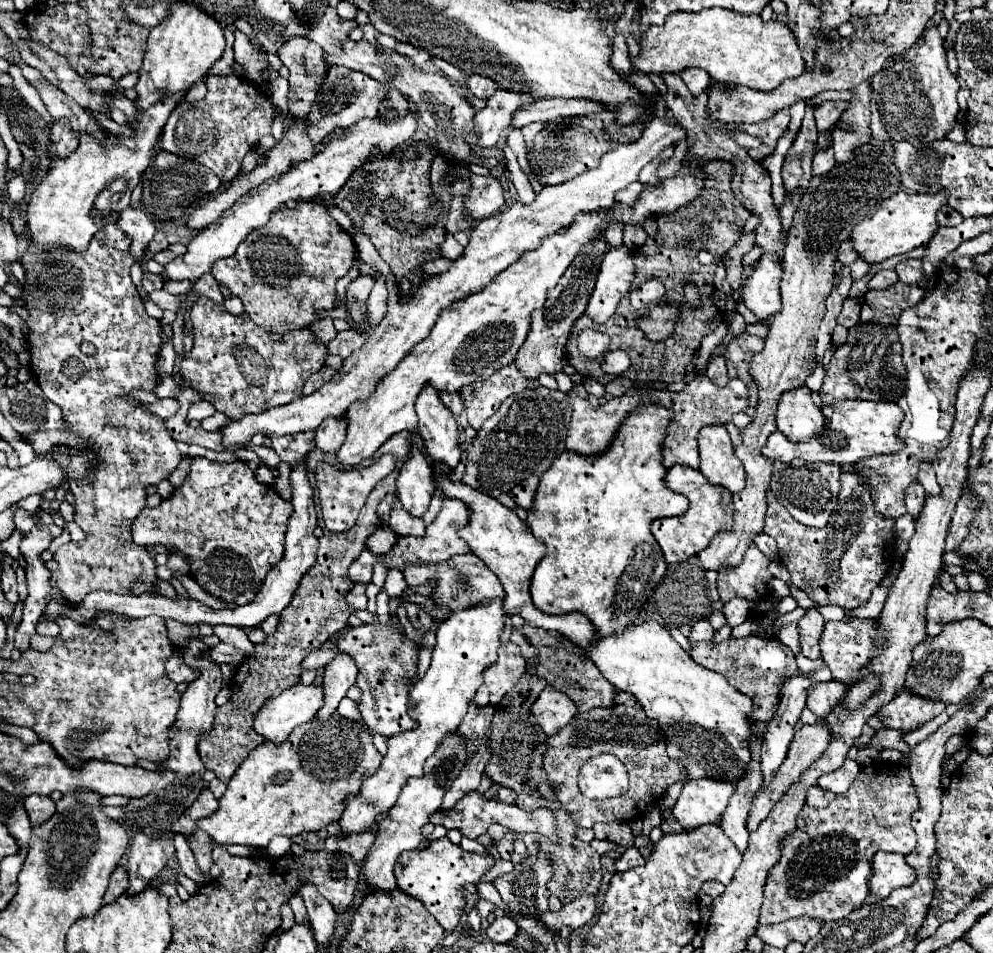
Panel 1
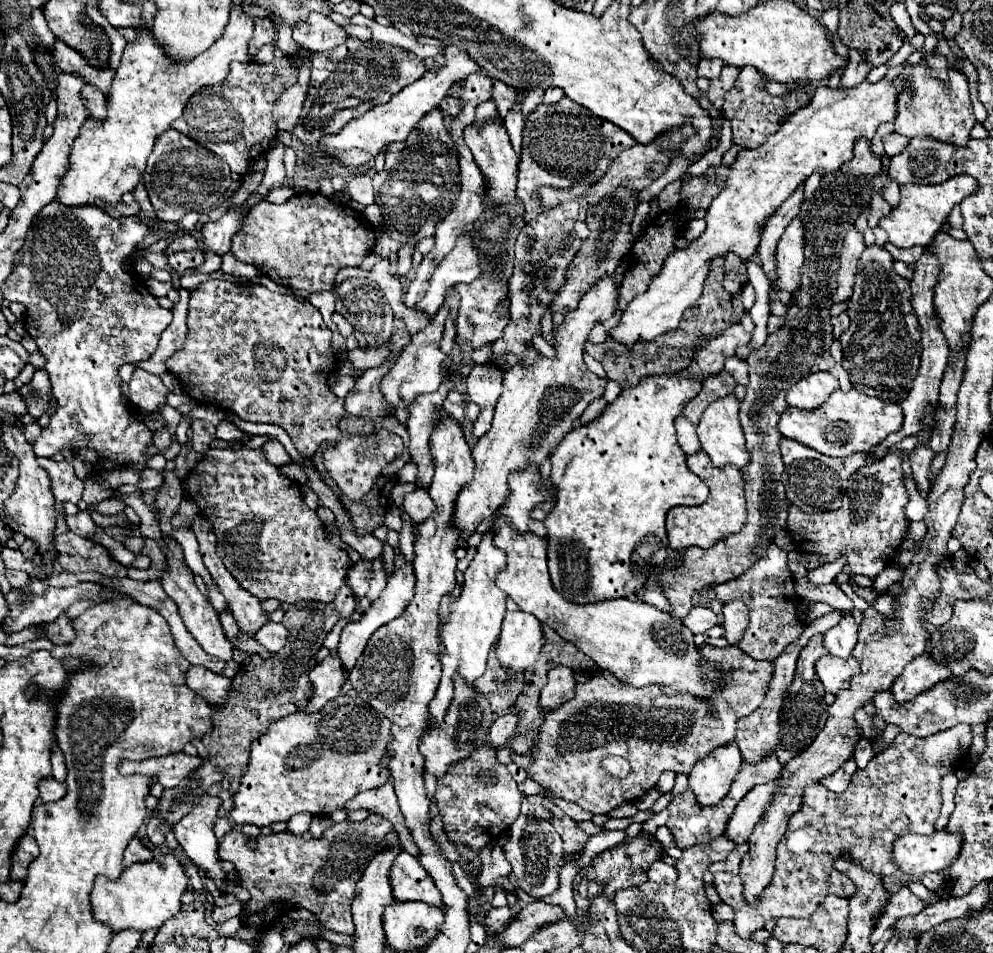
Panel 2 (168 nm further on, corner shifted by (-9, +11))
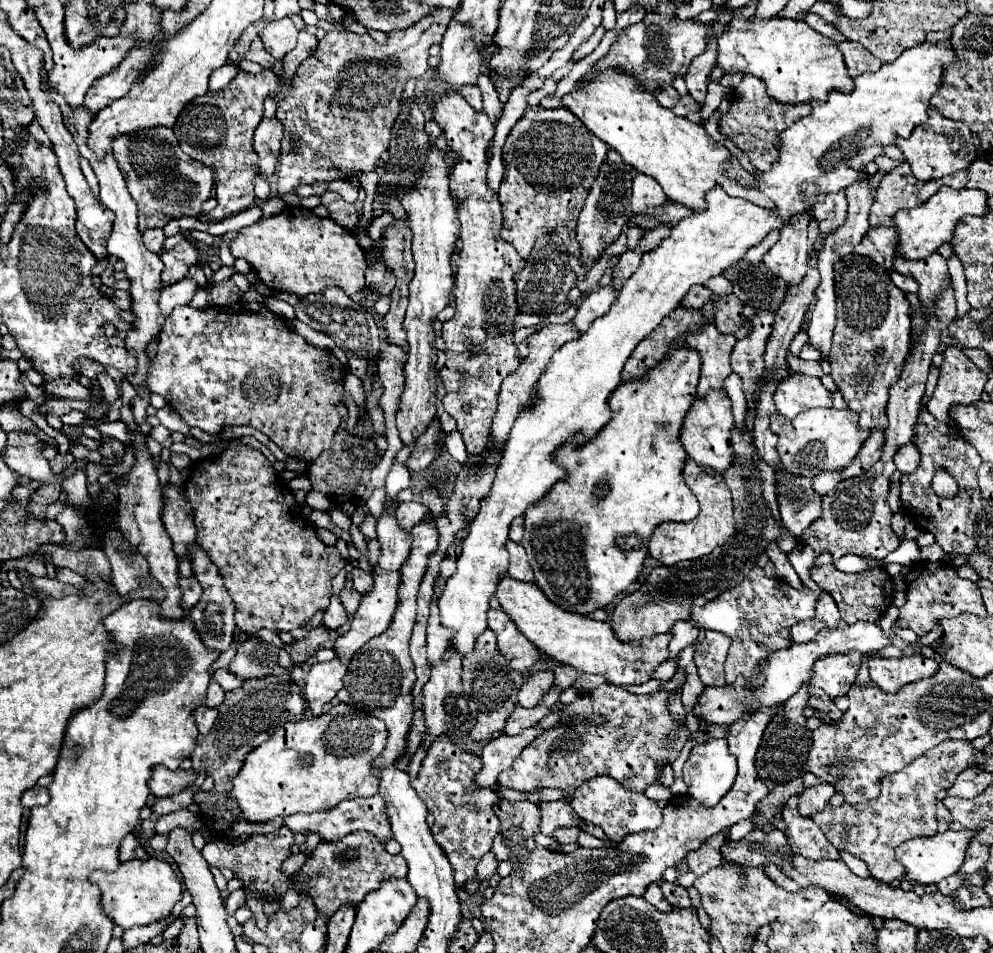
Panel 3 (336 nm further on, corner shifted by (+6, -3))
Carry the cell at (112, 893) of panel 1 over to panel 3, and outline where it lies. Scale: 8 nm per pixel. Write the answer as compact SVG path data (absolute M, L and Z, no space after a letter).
M128 834L122 844L120 844L120 862L128 862L128 860L134 860L134 858L148 858L148 850L144 848L144 844L134 836L134 834Z

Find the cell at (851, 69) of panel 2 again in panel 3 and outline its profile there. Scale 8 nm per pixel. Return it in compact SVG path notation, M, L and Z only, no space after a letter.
M846 40L846 42L840 42L838 48L840 48L840 52L844 54L844 62L846 62L848 74L850 74L852 78L856 78L856 76L860 76L860 74L864 74L864 72L876 72L876 70L880 70L880 66L882 66L882 62L880 62L878 58L874 58L874 56L872 56L862 44L858 44L858 42Z

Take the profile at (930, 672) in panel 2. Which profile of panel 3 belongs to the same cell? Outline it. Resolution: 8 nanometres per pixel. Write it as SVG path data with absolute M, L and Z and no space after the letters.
M868 652L868 668L870 678L890 694L908 682L918 682L932 676L938 670L938 662L924 656L882 658L876 652Z

